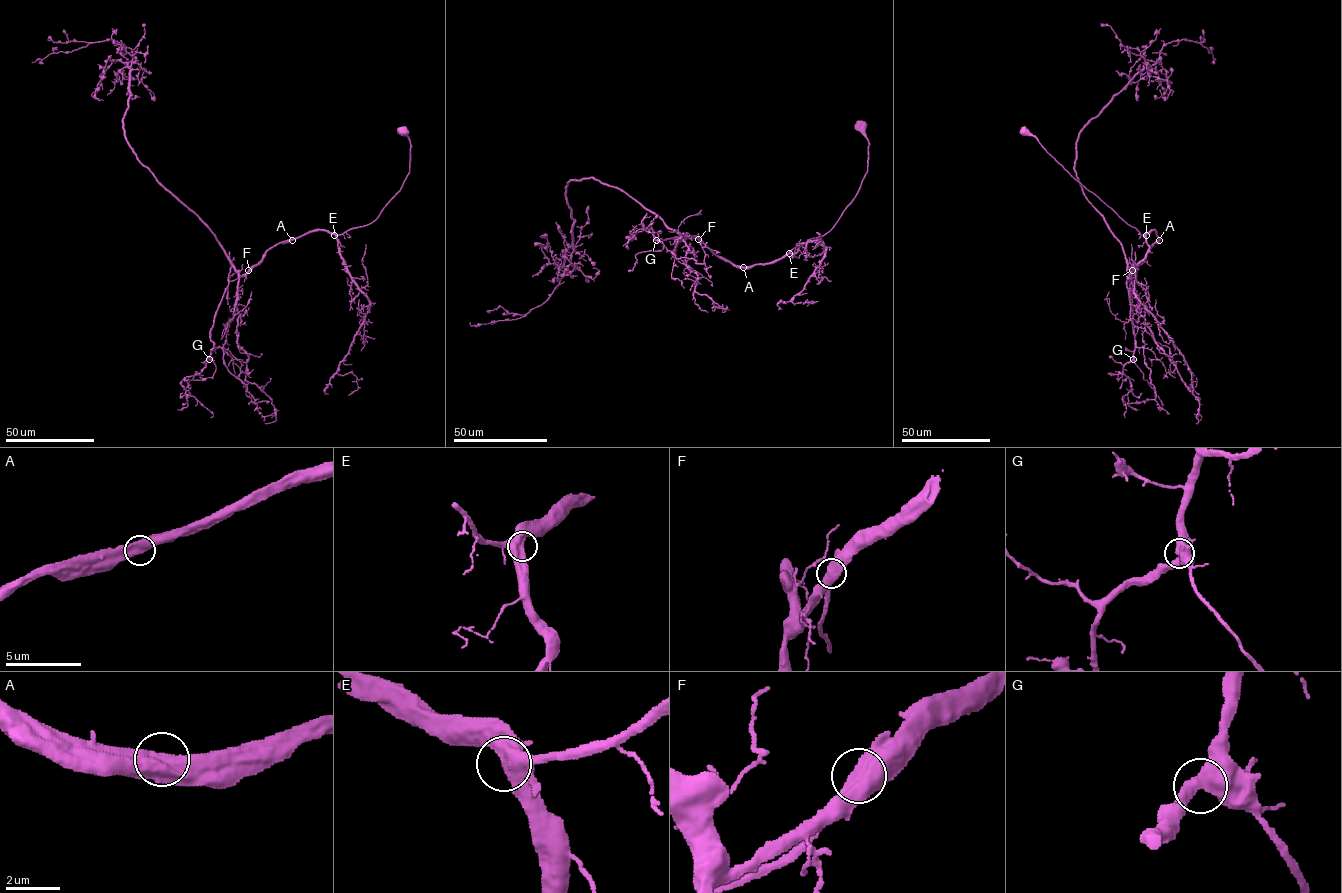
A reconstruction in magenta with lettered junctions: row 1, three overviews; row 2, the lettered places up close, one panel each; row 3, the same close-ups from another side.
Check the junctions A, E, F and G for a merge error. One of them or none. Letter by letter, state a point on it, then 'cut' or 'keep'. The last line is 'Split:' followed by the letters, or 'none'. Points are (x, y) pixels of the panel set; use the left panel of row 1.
A: (292, 240) | keep
E: (334, 235) | keep
F: (248, 270) | cut
G: (209, 359) | keep
Split: F

